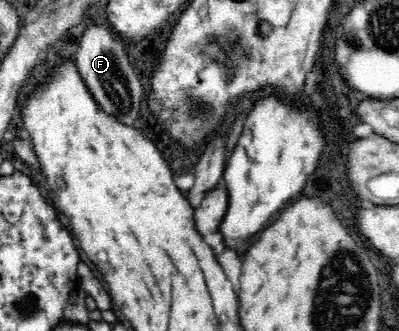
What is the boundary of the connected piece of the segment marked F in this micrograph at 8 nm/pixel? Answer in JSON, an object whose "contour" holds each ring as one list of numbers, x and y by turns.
{"contour":[[93,25,87,29,81,39,81,45,75,59,80,77,83,79,89,93,101,110,109,117,113,115,125,125,135,125,139,117,139,105,143,97,143,85,135,75,129,59,123,51,123,41,113,37,113,32,103,25]]}

